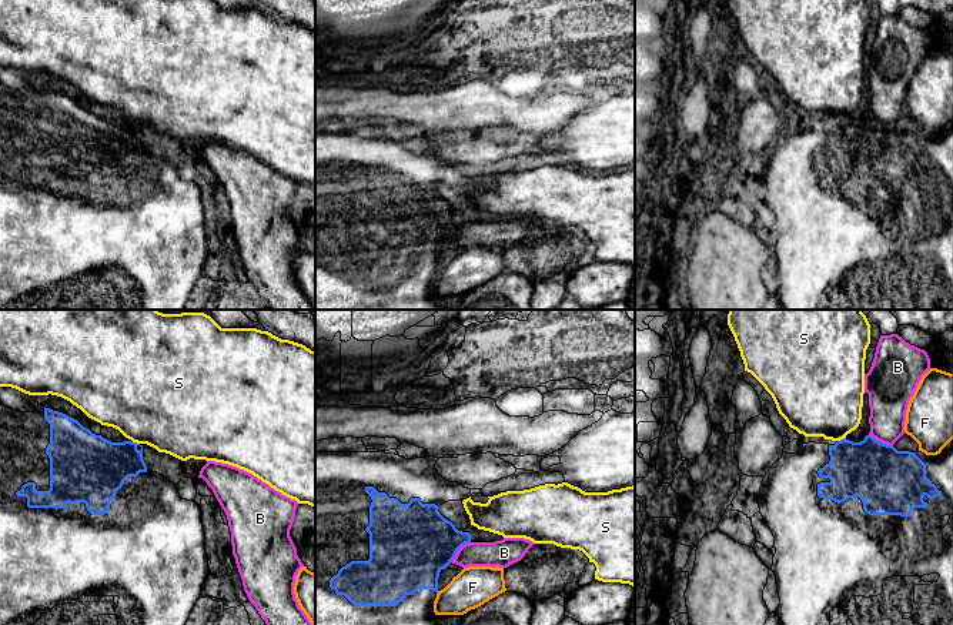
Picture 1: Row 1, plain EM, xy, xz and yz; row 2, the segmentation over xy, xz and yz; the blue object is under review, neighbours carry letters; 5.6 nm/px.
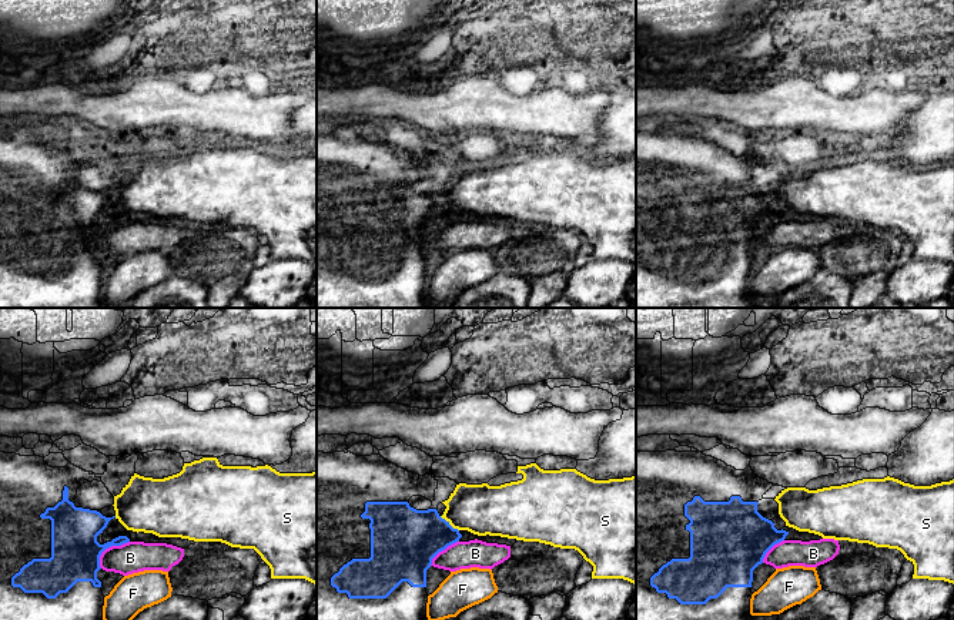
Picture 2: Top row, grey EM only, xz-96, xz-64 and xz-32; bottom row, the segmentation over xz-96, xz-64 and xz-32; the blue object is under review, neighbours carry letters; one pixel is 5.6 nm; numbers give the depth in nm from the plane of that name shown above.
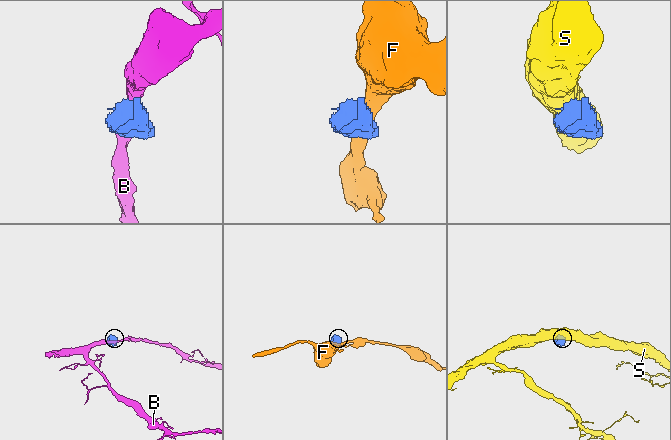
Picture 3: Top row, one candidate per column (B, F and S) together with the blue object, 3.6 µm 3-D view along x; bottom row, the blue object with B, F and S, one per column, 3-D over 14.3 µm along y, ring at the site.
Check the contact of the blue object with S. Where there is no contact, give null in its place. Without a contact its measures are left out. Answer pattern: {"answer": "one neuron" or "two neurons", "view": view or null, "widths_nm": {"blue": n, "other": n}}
{"answer": "two neurons", "view": "yz", "widths_nm": {"blue": 340, "other": 420}}

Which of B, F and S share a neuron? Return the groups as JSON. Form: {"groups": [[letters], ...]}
{"groups": [["B"], ["F"], ["S"]]}

